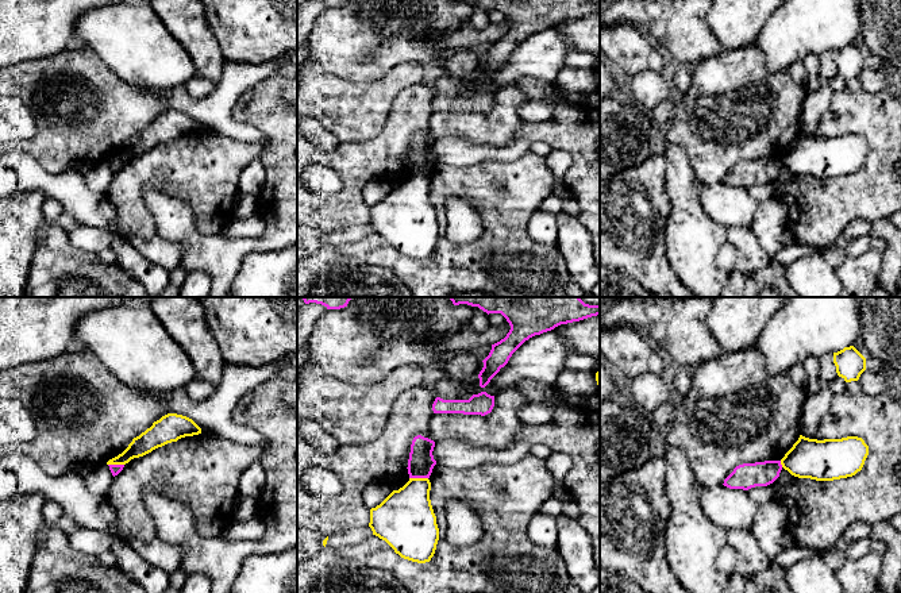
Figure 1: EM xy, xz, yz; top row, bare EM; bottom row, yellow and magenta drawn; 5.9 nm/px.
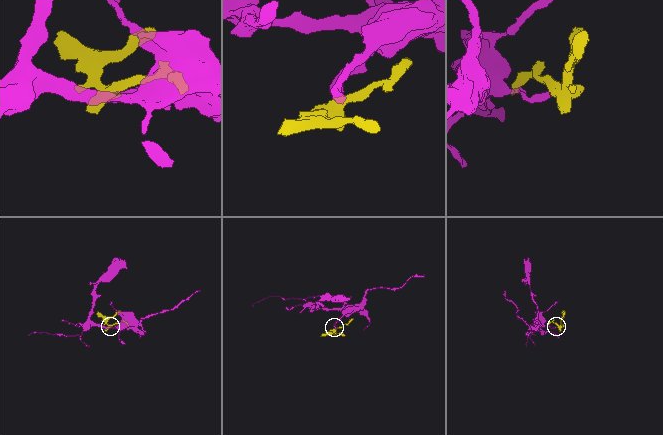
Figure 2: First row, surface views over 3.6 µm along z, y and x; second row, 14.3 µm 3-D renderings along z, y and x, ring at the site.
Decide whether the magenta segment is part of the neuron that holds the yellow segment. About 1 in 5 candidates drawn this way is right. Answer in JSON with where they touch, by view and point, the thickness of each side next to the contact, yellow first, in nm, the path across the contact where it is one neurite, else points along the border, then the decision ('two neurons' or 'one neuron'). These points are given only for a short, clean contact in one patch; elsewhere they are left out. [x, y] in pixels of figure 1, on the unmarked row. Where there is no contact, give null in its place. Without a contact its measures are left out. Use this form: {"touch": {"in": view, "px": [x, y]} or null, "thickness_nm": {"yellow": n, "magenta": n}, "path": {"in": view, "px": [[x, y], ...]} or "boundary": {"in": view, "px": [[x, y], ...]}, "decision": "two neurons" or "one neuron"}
{"touch": {"in": "xz", "px": [419, 176]}, "thickness_nm": {"yellow": 340, "magenta": 160}, "boundary": {"in": "xz", "px": [[409, 174], [427, 176]]}, "decision": "two neurons"}

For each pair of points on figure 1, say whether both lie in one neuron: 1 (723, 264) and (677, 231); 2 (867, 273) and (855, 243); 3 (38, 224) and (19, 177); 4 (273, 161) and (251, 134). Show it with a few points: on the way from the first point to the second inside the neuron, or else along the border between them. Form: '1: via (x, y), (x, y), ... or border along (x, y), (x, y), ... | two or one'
1: border along (727, 242), (716, 258), (716, 265), (727, 274) | two
2: border along (873, 238), (863, 253), (847, 255) | two
3: border along (14, 195), (22, 191), (41, 191), (46, 197) | two
4: border along (235, 120), (255, 127), (265, 135) | two

